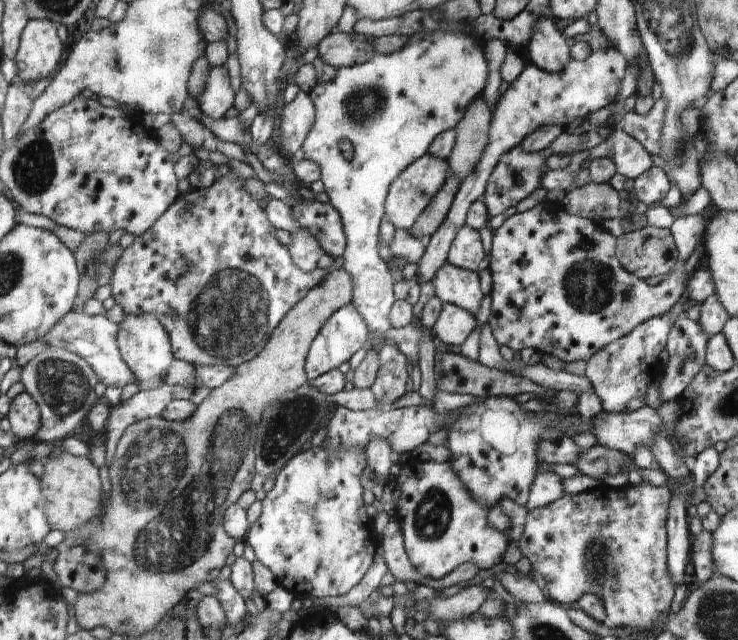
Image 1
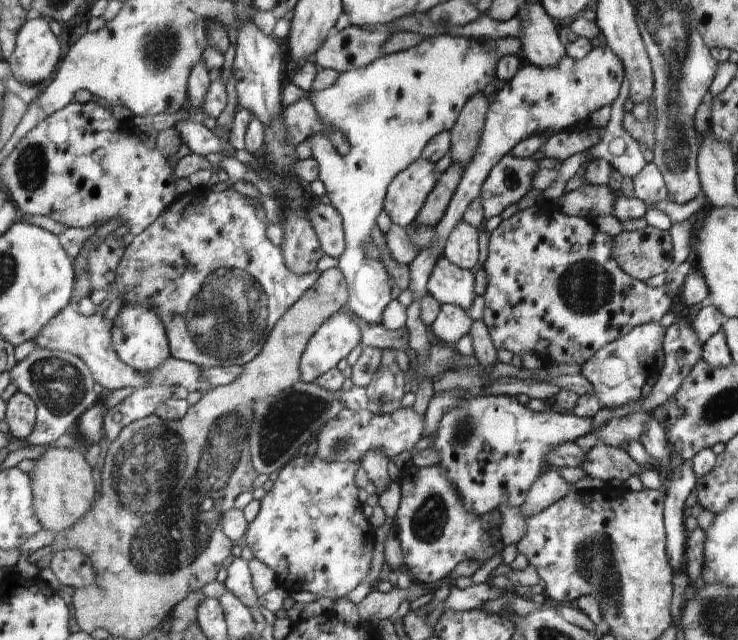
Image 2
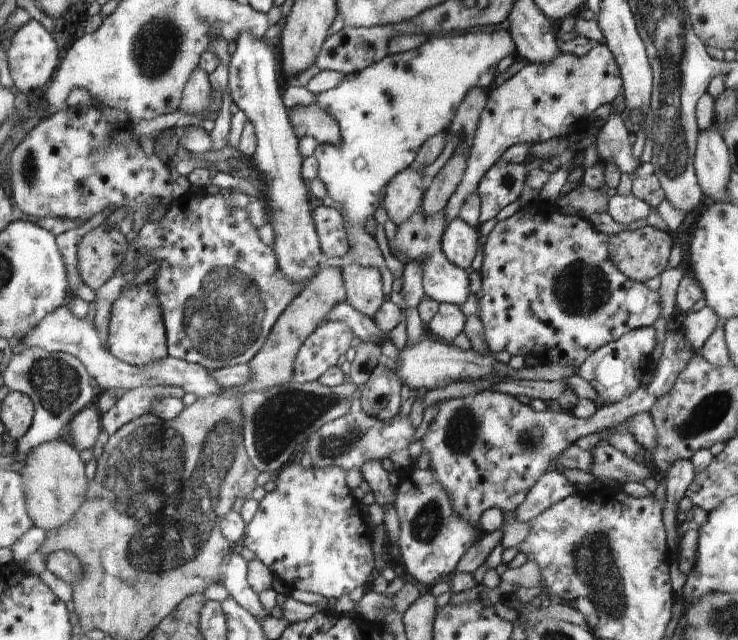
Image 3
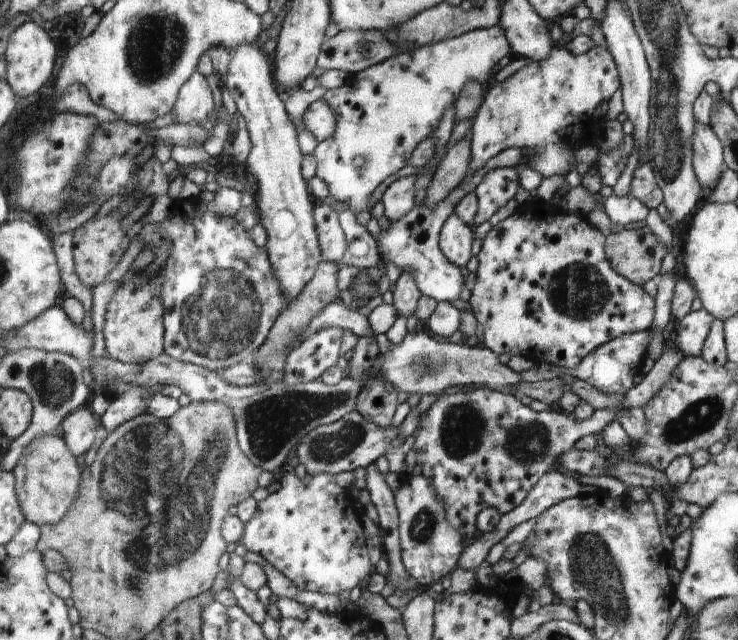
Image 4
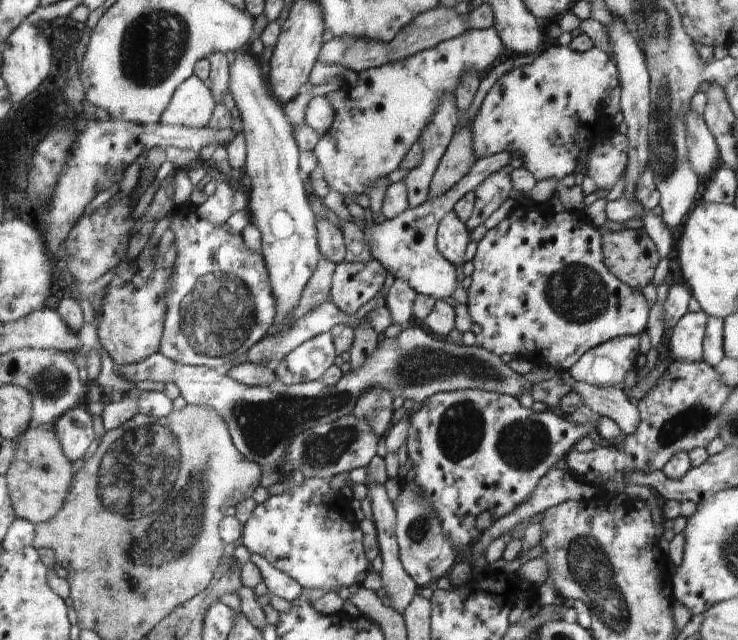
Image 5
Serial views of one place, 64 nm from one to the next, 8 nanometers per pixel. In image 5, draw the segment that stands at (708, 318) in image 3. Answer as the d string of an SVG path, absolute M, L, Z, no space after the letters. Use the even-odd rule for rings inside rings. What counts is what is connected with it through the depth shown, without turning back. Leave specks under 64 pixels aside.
M688 312L680 318L670 336L670 356L682 362L703 361L703 338L706 334L708 314Z

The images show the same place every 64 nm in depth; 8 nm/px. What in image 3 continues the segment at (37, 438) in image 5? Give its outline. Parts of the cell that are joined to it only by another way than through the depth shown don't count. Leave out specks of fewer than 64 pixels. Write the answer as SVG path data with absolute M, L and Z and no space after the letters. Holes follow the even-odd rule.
M68 438L40 444L27 456L27 463L21 470L26 482L30 502L30 515L39 528L52 532L60 530L64 524L74 518L90 494L92 470L84 463L80 450Z

